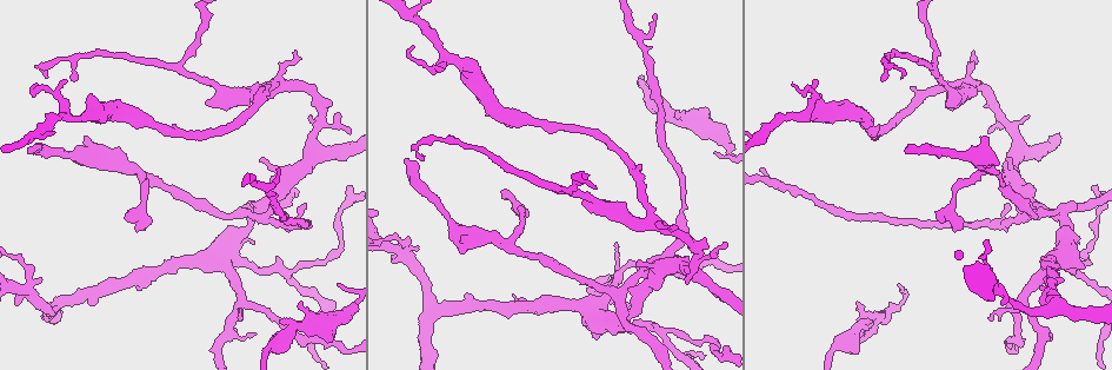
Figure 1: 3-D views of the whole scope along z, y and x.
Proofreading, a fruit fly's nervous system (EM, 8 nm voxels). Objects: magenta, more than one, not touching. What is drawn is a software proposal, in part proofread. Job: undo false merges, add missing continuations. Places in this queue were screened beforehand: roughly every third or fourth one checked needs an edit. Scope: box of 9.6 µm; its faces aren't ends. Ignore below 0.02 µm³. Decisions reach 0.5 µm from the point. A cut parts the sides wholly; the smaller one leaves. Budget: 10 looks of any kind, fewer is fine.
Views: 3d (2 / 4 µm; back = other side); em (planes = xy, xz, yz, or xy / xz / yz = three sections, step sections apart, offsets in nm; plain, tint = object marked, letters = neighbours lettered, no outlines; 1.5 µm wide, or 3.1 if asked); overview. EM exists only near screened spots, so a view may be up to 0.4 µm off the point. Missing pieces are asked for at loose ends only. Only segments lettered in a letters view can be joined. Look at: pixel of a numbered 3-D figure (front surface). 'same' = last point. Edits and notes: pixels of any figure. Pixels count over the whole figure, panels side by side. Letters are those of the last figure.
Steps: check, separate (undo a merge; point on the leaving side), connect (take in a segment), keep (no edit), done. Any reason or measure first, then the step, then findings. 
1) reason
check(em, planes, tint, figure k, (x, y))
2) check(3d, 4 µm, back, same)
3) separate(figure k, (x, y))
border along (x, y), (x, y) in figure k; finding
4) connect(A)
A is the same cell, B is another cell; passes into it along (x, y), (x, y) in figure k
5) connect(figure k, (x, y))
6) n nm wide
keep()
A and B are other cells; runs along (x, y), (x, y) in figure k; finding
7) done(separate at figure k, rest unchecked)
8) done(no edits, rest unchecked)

check(em, planes, letters, figure 1, (626, 316))

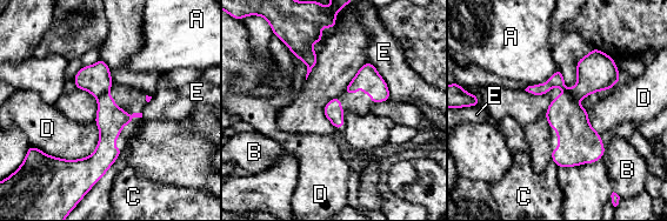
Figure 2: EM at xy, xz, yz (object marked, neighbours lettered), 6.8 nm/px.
separate(figure 2, (95, 79))
A, B, C, D and E are other cells; border along (106, 92), (98, 98) in figure 2; two neurons meet here

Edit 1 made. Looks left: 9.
free end
check(3d, 4 µm, back, figure 1, (677, 113))

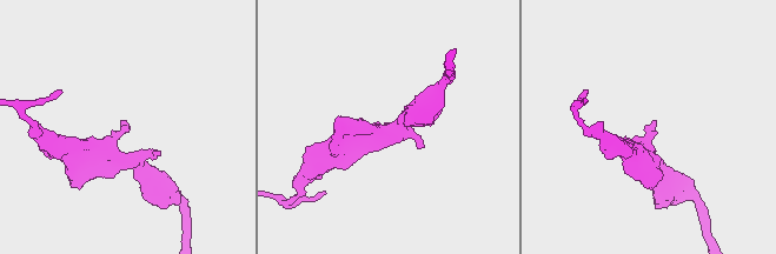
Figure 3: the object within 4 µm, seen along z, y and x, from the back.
need the tissue
check(em, yz, step 8, letters, figure 3, (655, 121))

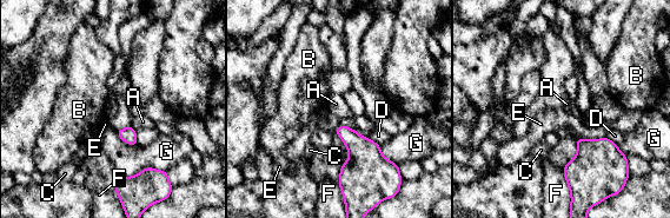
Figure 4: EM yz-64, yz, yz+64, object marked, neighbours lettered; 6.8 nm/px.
check(em, planes, letters, same)

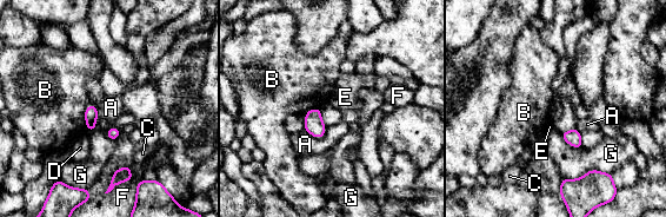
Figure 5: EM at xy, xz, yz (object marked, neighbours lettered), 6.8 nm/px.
keep()
A, B, C, D, E, F and G are other cells; border along (91, 104), (85, 110), (90, 132) in figure 5; none of them fits

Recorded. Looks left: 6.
done(separate at figure 2, rest unchecked)

